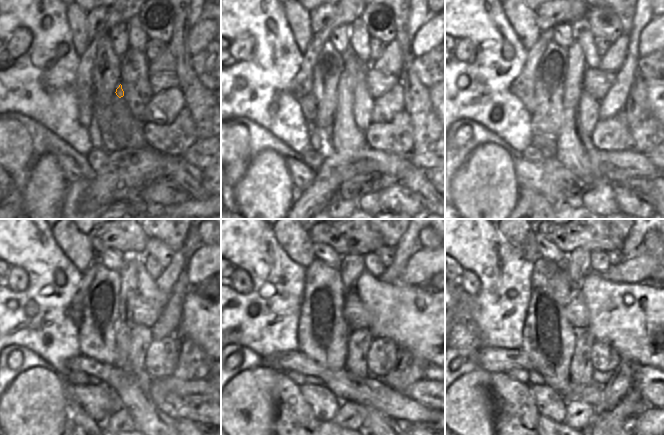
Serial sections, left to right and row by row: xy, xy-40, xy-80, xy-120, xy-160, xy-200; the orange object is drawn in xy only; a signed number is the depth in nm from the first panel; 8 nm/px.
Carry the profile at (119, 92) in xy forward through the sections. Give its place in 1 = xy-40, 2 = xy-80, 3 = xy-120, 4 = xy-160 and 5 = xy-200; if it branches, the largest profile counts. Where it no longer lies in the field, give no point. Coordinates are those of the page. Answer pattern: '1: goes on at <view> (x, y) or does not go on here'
1: goes on at xy-40 (346, 135)
2: goes on at xy-80 (570, 137)
3: goes on at xy-120 (128, 272)
4: goes on at xy-160 (352, 265)
5: goes on at xy-200 (577, 265)

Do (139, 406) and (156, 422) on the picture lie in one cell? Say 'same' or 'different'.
same

